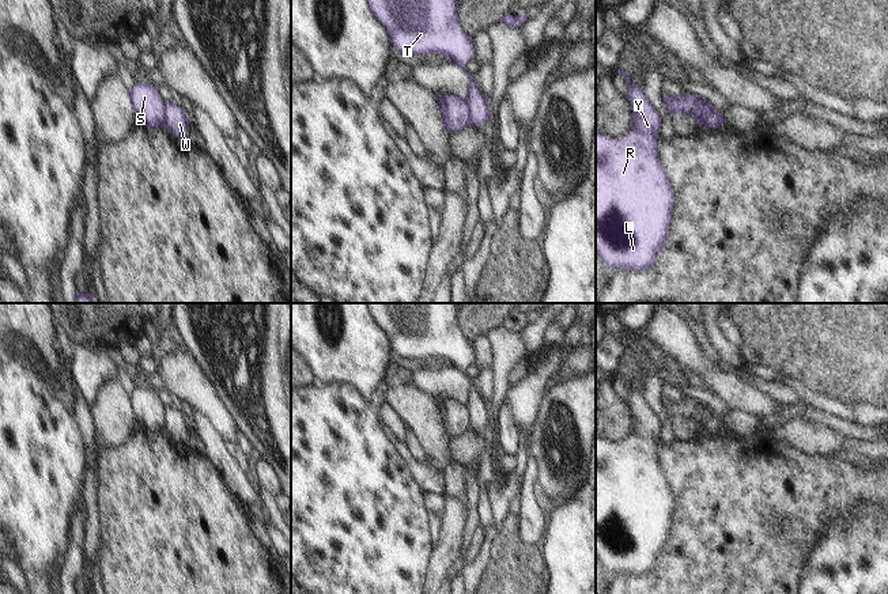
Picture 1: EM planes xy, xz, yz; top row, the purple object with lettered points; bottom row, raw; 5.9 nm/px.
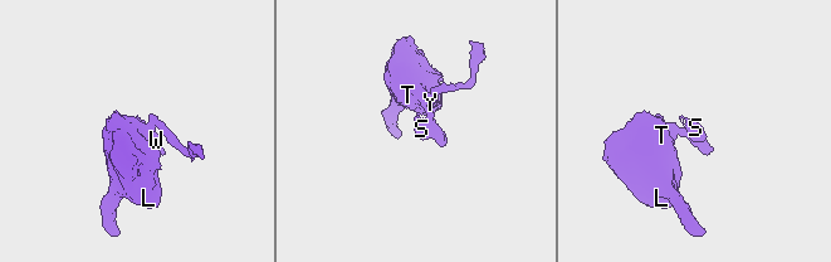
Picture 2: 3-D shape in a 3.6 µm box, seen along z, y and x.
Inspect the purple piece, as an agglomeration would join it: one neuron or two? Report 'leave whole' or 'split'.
split

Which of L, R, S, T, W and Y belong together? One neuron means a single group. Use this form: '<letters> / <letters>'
L R T W Y / S

